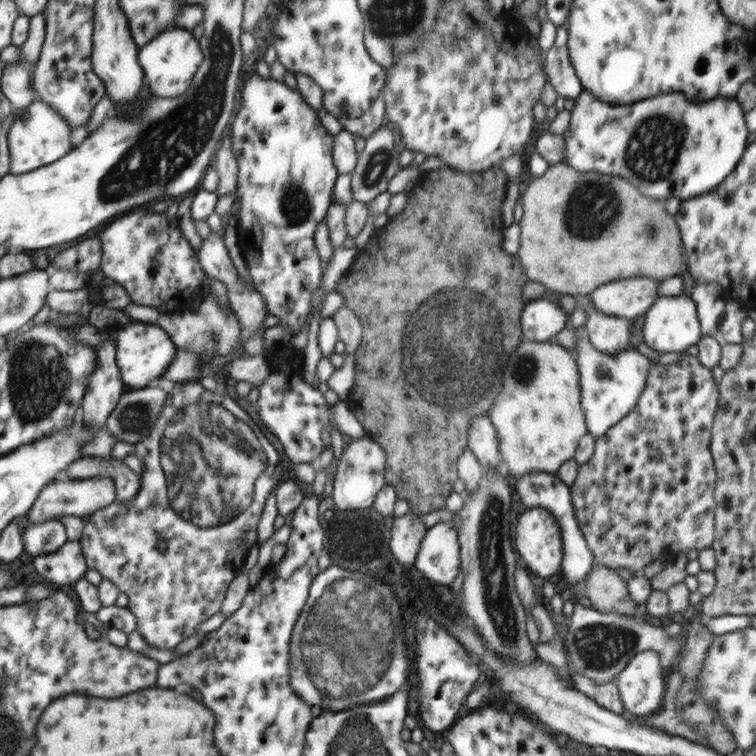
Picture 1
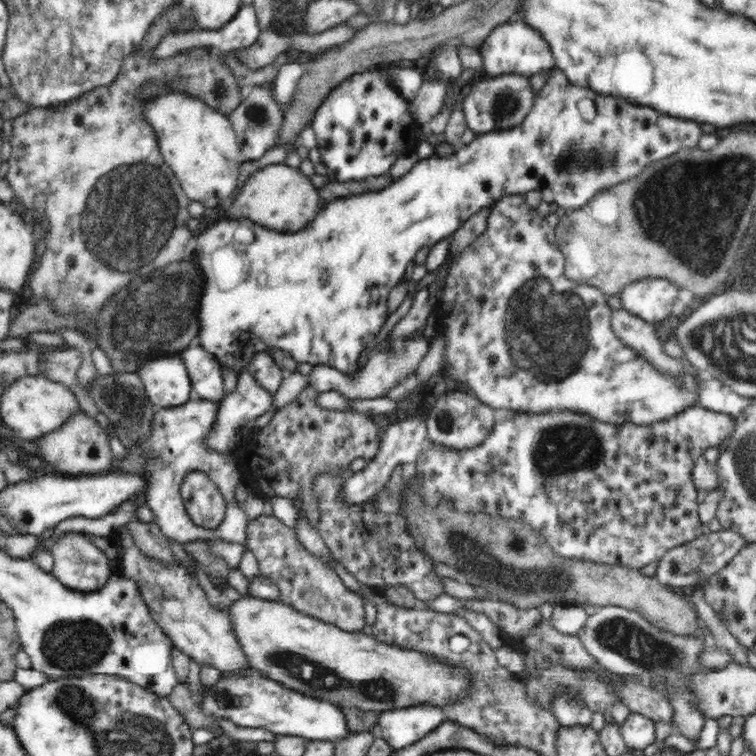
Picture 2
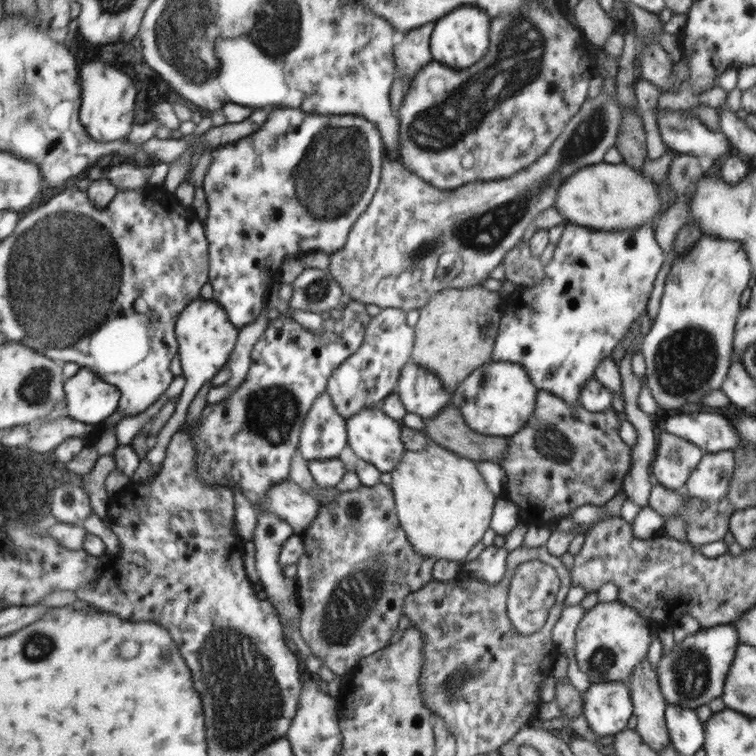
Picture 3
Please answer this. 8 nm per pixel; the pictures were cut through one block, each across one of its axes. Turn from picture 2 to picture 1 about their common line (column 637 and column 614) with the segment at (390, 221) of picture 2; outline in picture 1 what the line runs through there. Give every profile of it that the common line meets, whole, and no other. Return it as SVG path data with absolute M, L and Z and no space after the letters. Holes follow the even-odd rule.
M581 91L562 133L565 147L561 163L575 172L621 176L637 186L643 196L659 188L659 200L695 199L723 181L743 154L747 130L737 104L733 98L726 97L691 104L681 92L671 92L629 106L611 106Z

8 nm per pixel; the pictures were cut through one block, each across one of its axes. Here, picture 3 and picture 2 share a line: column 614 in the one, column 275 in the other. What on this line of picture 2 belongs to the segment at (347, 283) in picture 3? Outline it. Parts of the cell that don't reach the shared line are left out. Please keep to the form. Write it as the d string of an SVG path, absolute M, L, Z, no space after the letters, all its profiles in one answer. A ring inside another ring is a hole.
M267 84L256 85L252 92L242 104L238 106L229 116L235 135L237 136L238 146L240 147L241 157L246 160L258 160L265 152L277 146L280 138L281 126L284 122L284 109L275 101L270 93Z

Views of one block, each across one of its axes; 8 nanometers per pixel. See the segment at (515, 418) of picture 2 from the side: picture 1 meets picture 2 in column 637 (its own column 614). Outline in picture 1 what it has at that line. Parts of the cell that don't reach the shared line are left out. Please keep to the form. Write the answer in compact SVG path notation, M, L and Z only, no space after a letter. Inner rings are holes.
M682 353L680 358L674 364L653 365L648 370L649 388L645 389L645 396L641 396L641 404L637 404L637 412L633 412L633 416L625 415L625 420L621 420L621 424L613 424L613 428L605 431L605 436L601 435L595 439L594 452L587 462L578 466L575 481L570 485L570 498L574 518L576 519L578 530L581 531L583 538L587 544L589 552L594 557L594 562L607 565L609 568L627 568L632 570L641 570L645 564L649 564L652 560L660 560L671 558L671 554L675 556L678 552L687 553L689 550L703 550L709 548L713 542L713 484L715 484L715 472L713 472L713 462L711 462L710 434L711 420L715 416L715 408L717 408L718 386L711 376L711 372L707 370L697 357Z

